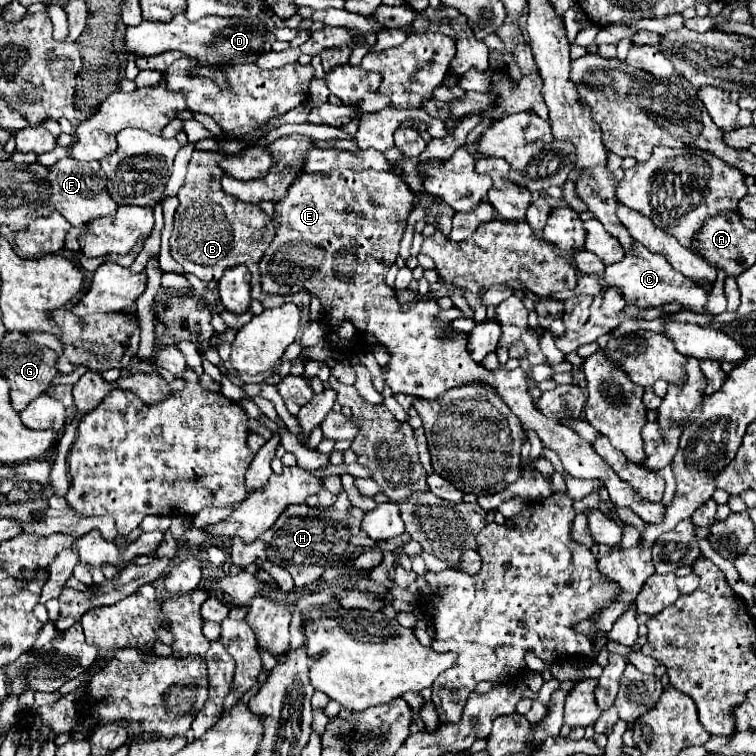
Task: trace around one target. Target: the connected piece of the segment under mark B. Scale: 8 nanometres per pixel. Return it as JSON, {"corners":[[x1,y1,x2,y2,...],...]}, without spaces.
{"corners":[[196,150,192,154,186,182,178,192,180,206,174,216,170,254,178,264,182,264,186,272,198,276,210,288,218,284,224,268,232,268,238,264,248,266,248,270,252,272,252,300,258,300,266,308,266,304,272,304,272,300,260,288,258,262,274,240,276,228,272,224,272,218,258,204,246,204,220,188,220,180,226,174,226,170,220,166,220,162,224,160,228,160,224,152]]}

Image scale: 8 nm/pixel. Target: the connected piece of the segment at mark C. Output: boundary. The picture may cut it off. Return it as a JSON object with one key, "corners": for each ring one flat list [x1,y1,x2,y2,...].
{"corners":[[634,240,632,250,626,252,626,256,616,262,606,266,604,270,604,278,602,278,602,286,618,286,626,298,628,304,640,304,640,308,648,308,648,306,660,306,660,304,668,304,668,302,680,302,684,310,690,312,704,312,706,306,706,294,702,288,698,288,696,284,692,284,688,278,684,278,682,274,678,274,666,260,664,256,656,256,652,254,646,246,642,246,640,242]]}

